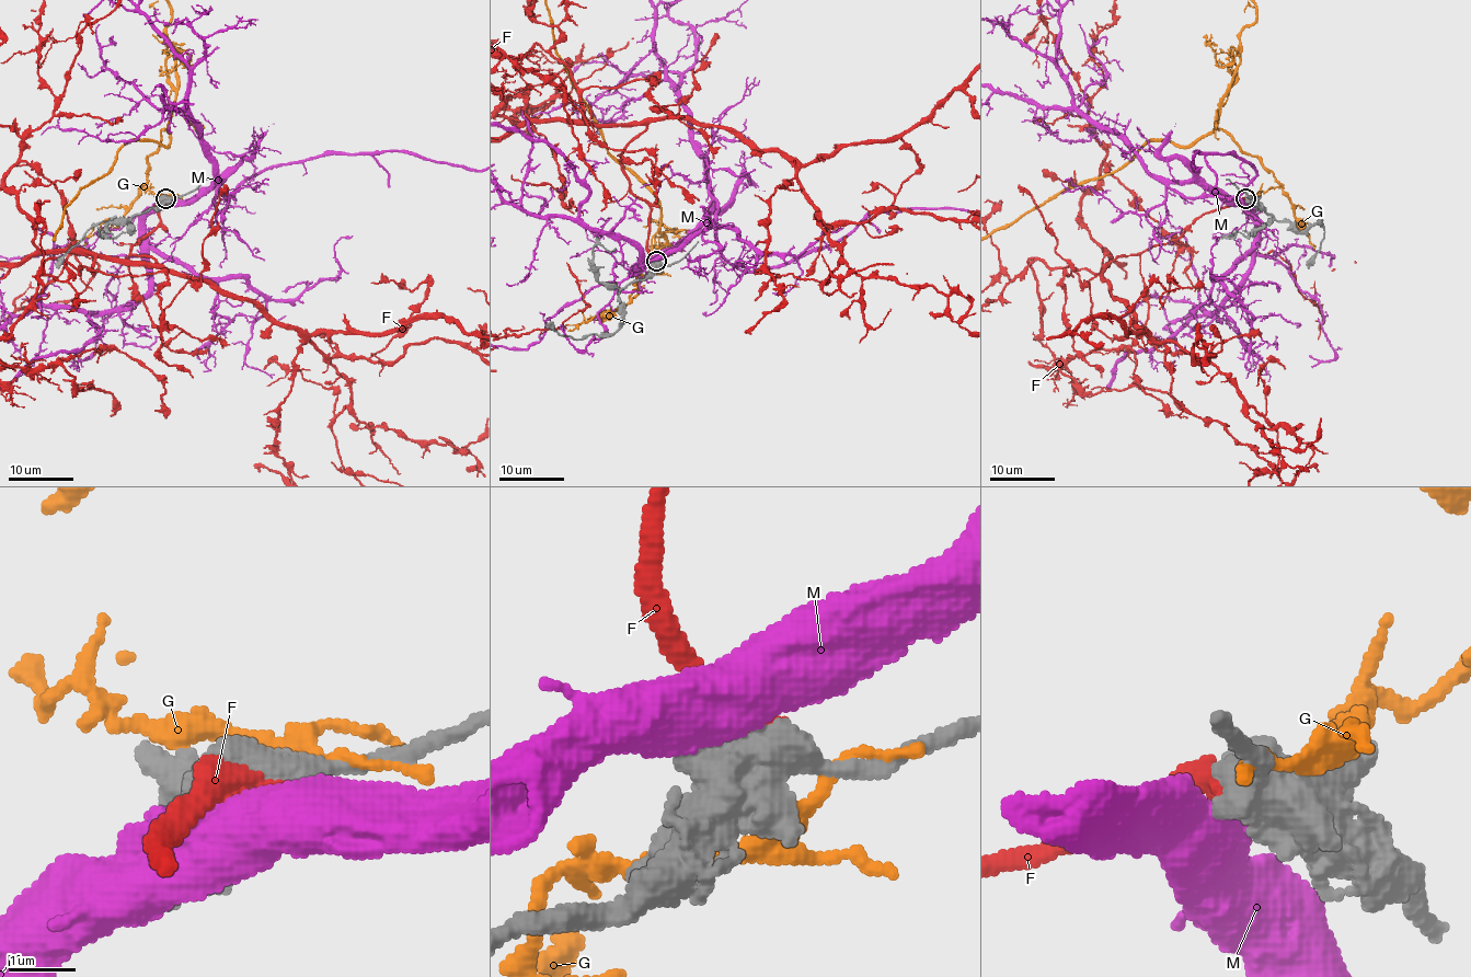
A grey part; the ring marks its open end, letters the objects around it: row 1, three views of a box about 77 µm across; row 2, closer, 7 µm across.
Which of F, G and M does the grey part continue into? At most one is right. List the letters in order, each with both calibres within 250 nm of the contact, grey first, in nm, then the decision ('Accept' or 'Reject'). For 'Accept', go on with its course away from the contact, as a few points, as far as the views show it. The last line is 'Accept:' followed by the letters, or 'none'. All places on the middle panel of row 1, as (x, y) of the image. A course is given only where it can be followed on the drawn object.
F: Thickness 650 nm (grey) against 300 nm. Accept
G: Thickness 280 nm (grey) against 200 nm. Reject
M: Thickness 750 nm (grey) against 750 nm. Reject
Accept: F

